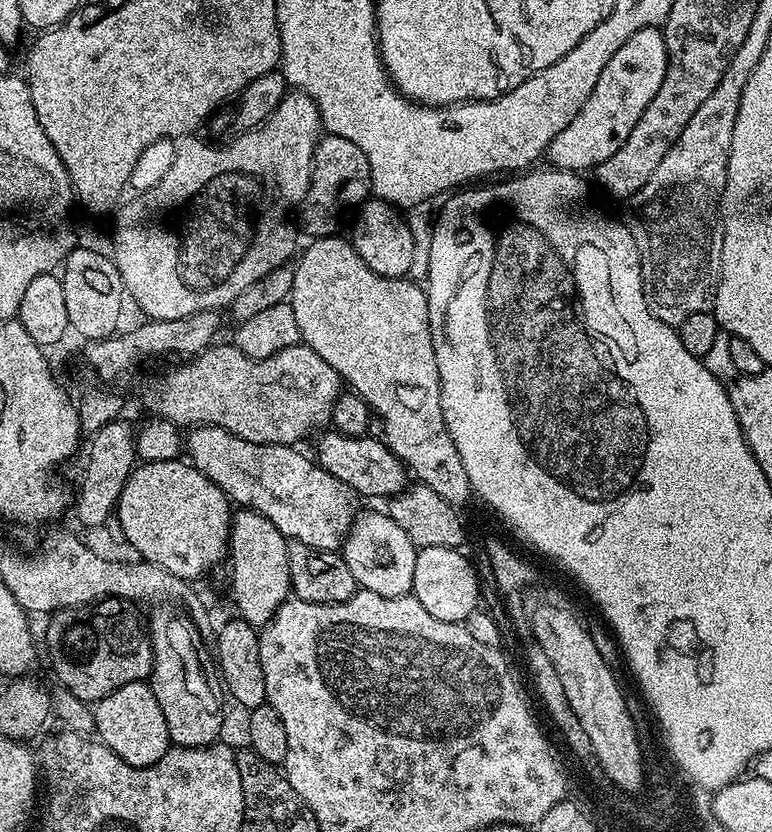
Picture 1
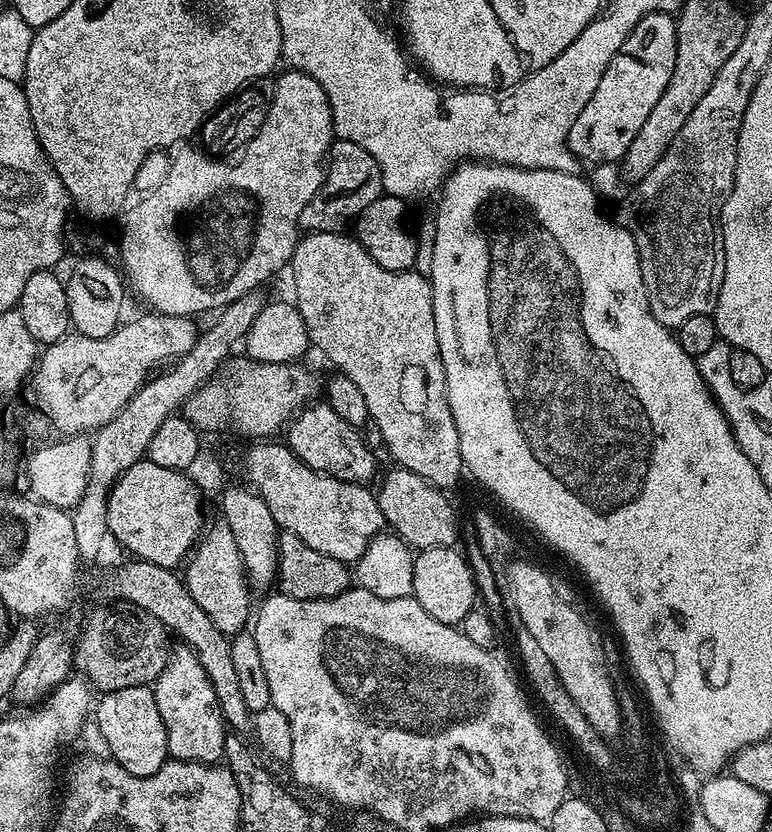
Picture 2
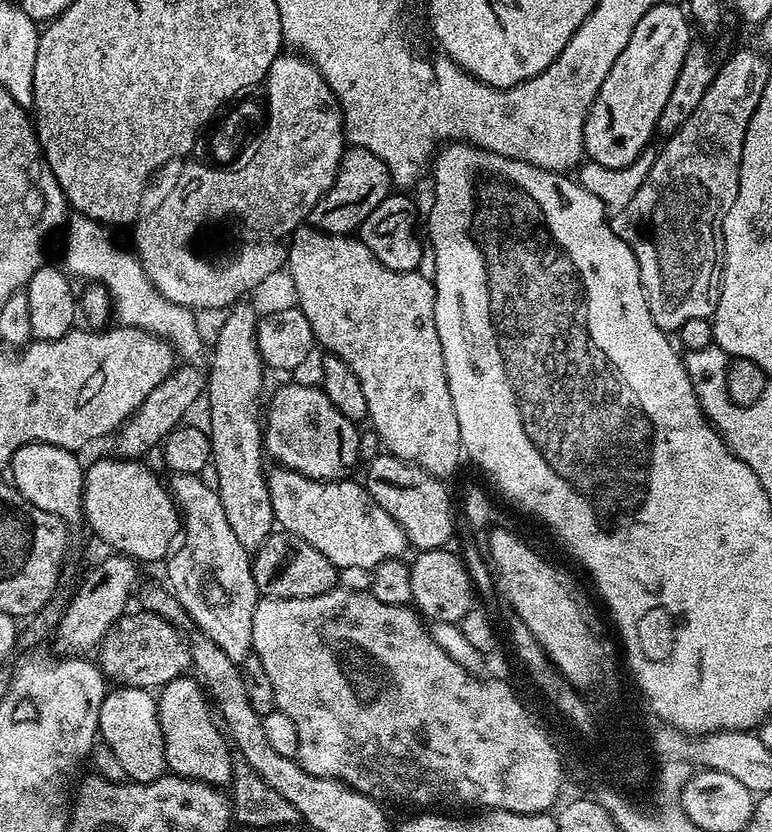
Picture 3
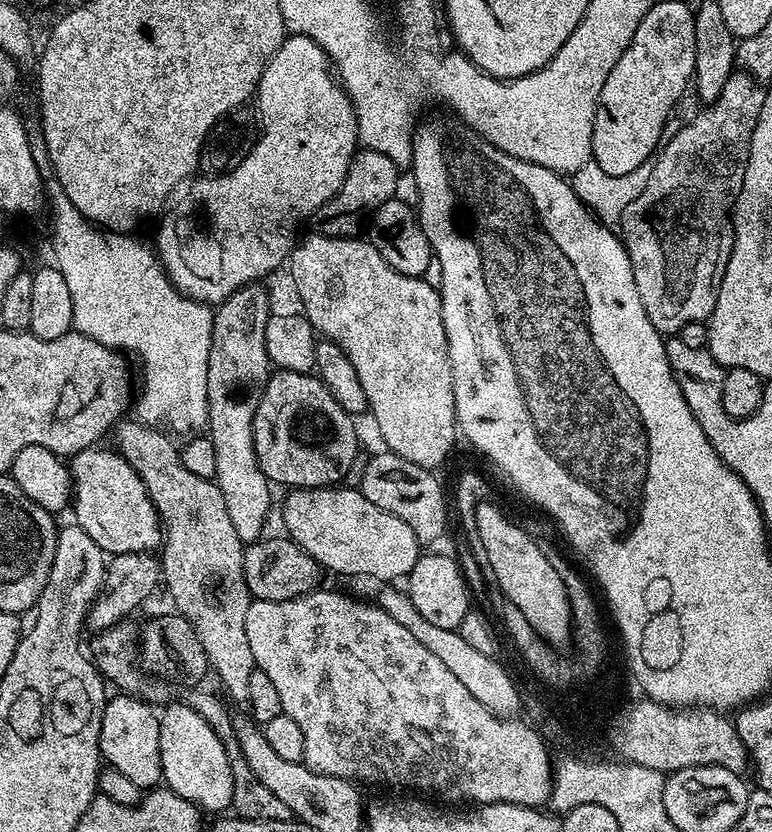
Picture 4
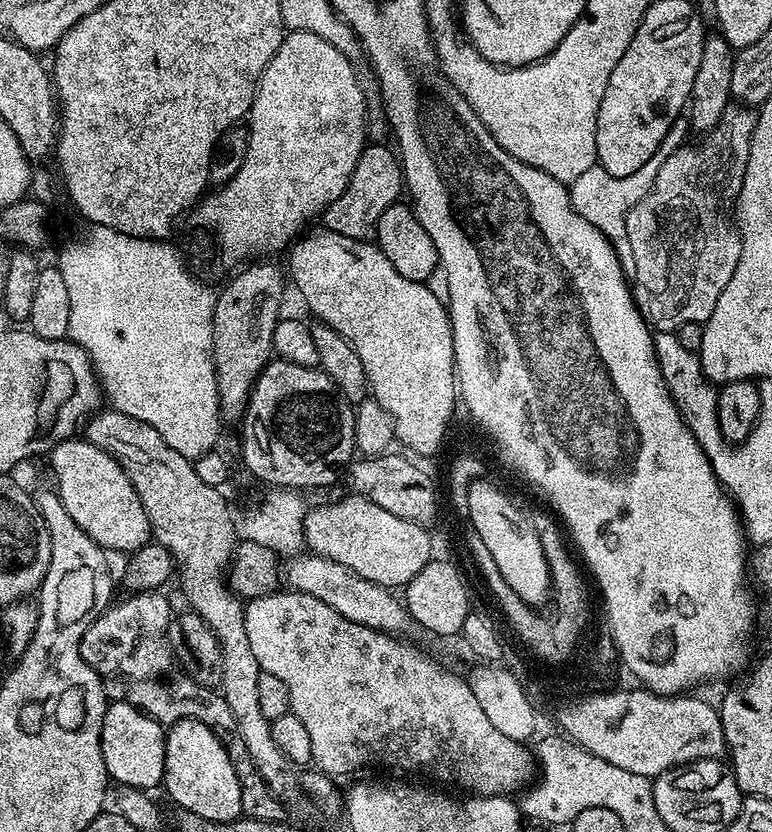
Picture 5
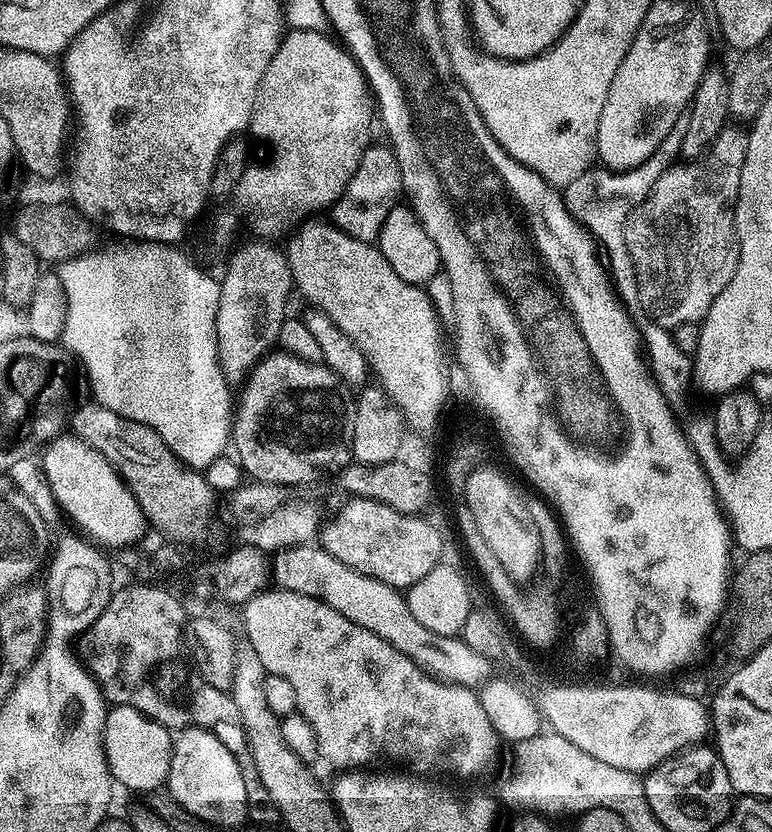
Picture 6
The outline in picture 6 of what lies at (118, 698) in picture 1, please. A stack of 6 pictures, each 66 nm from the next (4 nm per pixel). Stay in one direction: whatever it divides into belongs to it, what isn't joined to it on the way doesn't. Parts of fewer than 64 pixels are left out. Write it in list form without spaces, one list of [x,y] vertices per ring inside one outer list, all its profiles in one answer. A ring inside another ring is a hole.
[[[115,705],[104,719],[104,749],[108,769],[117,785],[132,792],[151,794],[168,783],[173,733],[130,706]]]

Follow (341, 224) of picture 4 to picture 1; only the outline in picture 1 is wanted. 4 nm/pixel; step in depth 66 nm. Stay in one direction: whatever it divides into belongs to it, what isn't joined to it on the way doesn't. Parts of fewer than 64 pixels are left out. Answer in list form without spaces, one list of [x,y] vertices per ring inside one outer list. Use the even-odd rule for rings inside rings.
[[[325,135],[312,155],[312,177],[304,200],[298,205],[299,231],[304,231],[308,238],[333,235],[339,229],[336,227],[340,224],[340,200],[344,204],[359,206],[369,199],[371,187],[370,170],[362,150],[358,150],[350,138]]]

